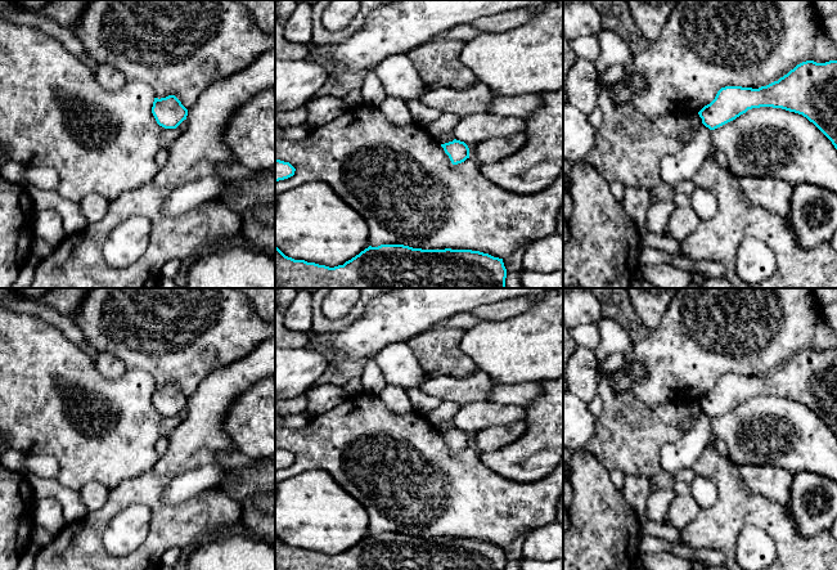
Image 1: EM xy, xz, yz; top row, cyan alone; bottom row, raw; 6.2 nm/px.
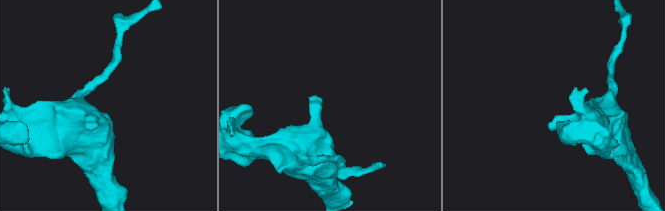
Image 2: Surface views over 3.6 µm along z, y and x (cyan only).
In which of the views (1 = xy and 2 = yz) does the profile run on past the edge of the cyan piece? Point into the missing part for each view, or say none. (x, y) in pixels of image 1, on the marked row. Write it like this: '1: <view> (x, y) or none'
1: none
2: none

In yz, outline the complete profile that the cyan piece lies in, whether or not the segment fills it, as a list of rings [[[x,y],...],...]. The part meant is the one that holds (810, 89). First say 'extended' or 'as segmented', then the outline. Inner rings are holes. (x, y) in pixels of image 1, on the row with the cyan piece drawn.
as segmented; [[[814,60],[802,62],[778,81],[759,89],[742,86],[721,87],[715,99],[705,106],[698,115],[706,127],[715,130],[735,120],[748,109],[760,107],[782,108],[802,115],[813,122],[837,149],[837,60],[825,63],[816,63]]]

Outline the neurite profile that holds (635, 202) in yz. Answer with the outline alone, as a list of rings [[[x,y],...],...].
[[[626,187],[621,205],[626,215],[638,229],[647,228],[647,214],[653,203],[651,189]]]

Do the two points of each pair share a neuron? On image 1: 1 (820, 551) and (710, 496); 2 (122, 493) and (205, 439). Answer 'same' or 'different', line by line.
1: different
2: same

